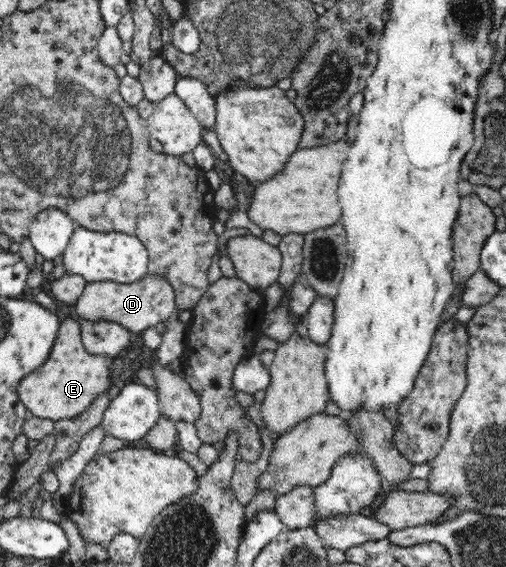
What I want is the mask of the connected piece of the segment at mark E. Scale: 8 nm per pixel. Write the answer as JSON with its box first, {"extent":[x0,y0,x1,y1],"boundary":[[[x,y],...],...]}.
{"extent":[18,318,113,421],"boundary":[[[70,318],[64,319],[44,364],[40,368],[34,368],[34,372],[22,376],[18,382],[18,399],[29,415],[53,421],[76,418],[94,402],[98,394],[110,386],[108,368],[113,358],[90,354],[82,345],[80,335],[79,323]]]}

